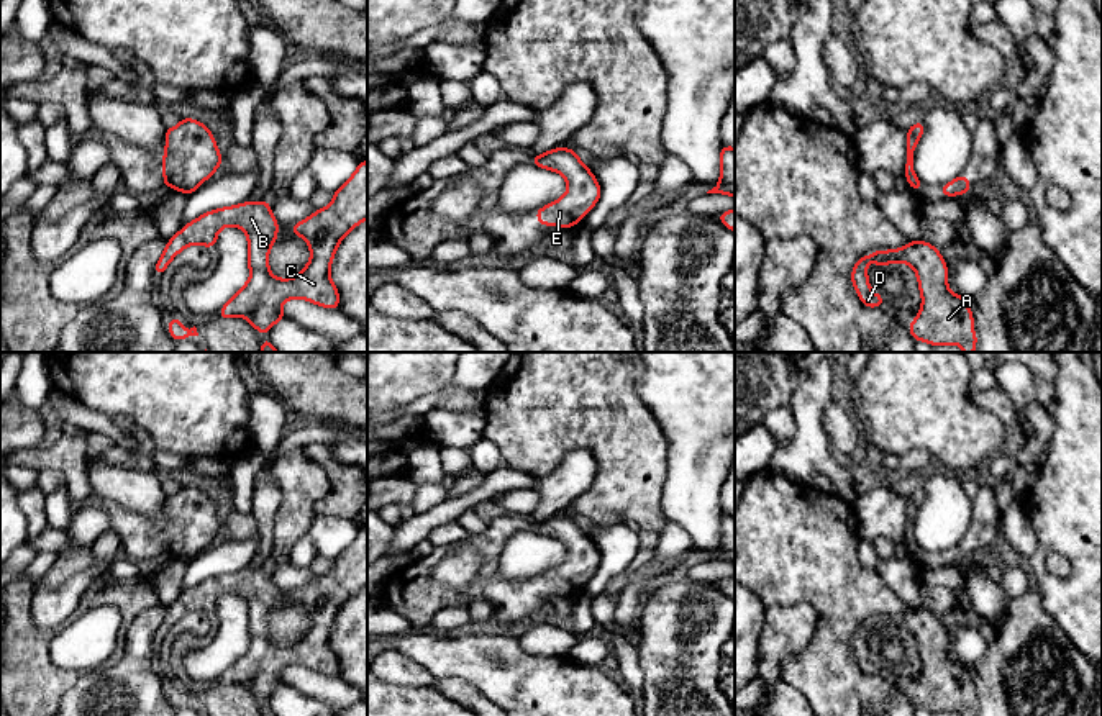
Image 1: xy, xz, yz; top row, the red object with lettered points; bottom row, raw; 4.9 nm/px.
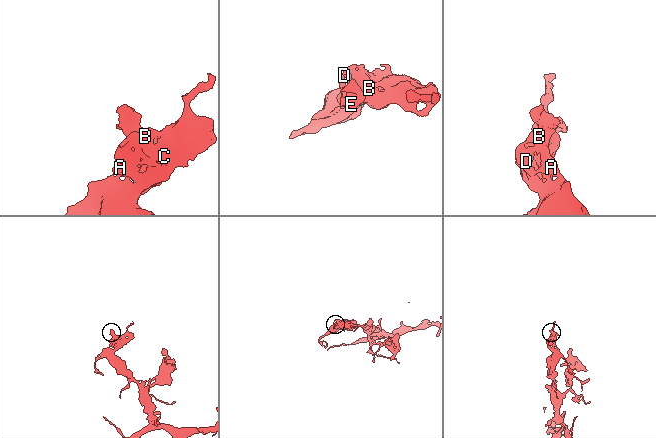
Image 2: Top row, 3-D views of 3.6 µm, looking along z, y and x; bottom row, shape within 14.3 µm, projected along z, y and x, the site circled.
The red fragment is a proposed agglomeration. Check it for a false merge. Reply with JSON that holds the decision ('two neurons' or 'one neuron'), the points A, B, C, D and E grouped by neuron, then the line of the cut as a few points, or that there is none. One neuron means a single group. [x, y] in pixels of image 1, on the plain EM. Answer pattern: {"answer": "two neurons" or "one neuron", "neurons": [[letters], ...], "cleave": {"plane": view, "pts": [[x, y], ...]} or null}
{"answer": "one neuron", "neurons": [["A", "B", "C", "D", "E"]], "cleave": null}

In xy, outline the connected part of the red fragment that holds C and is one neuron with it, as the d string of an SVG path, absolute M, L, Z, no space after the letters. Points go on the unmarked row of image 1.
M367 528L335 559L326 575L290 593L290 598L308 608L310 628L292 646L277 646L269 639L269 616L277 606L279 590L271 569L246 569L212 577L187 590L174 601L159 624L154 642L162 642L171 628L185 614L202 611L213 614L225 593L238 593L248 603L249 647L228 667L218 687L244 683L248 691L266 701L277 688L287 685L282 670L302 665L338 677L339 660L330 644L330 632L343 605L367 587Z

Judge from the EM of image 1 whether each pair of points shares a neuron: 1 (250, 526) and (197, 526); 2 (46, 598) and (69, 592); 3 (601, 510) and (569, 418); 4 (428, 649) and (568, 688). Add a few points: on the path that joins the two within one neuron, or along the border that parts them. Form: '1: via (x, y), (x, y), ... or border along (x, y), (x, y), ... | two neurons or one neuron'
1: border along (220, 521), (222, 530) | two neurons
2: via (51, 598), (64, 597) | one neuron
3: via (605, 487), (605, 454), (592, 441) | one neuron
4: via (463, 657), (491, 662), (514, 680), (533, 688) | one neuron

